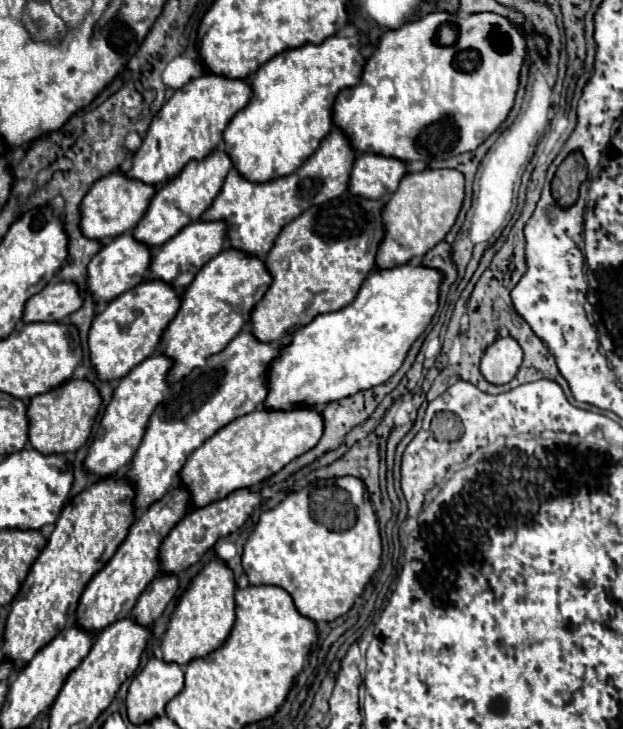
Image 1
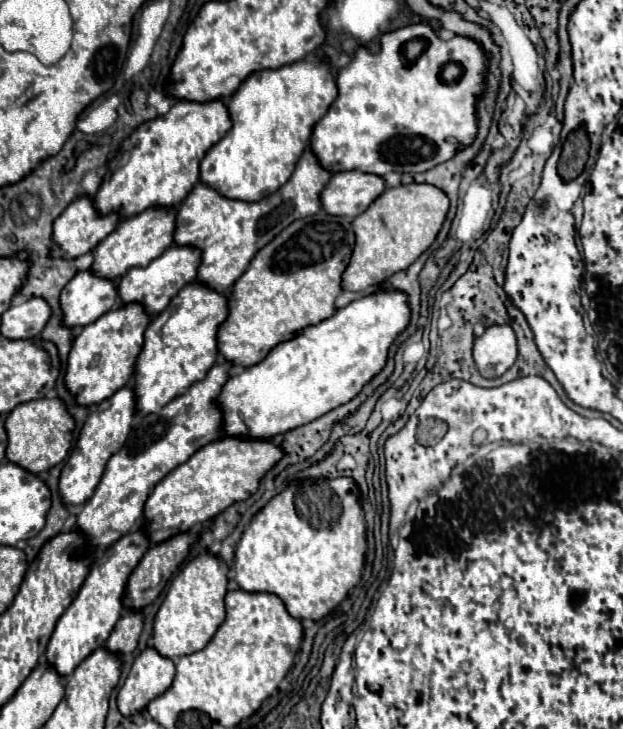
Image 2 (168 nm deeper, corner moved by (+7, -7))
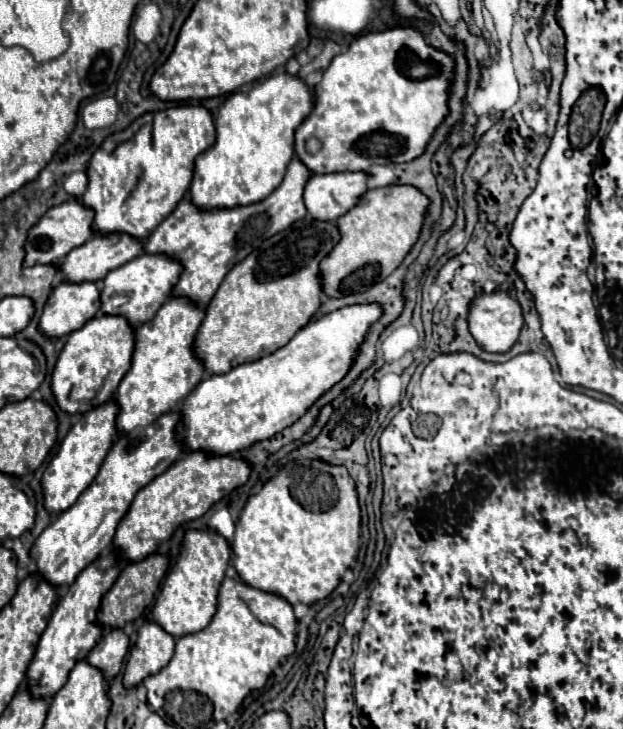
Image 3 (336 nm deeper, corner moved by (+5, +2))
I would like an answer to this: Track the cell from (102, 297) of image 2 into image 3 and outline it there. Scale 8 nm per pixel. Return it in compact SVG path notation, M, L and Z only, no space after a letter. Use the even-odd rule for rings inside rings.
M59 283L39 317L37 331L49 339L59 339L81 329L99 311L99 289L95 283Z

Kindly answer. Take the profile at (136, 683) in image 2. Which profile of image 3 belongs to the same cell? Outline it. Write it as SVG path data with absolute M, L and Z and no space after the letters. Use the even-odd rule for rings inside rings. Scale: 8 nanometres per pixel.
M147 621L137 631L137 641L129 653L123 685L135 687L147 675L155 675L161 671L173 657L175 639L157 623Z

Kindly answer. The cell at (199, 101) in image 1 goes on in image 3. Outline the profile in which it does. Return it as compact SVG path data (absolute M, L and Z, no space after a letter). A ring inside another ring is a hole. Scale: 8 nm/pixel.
M179 105L145 113L125 131L101 145L87 165L87 189L81 203L95 211L93 233L131 235L145 241L185 197L195 157L215 143L213 115L201 105Z

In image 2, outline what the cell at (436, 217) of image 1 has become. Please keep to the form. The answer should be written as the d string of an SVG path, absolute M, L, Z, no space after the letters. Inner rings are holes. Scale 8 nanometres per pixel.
M401 184L387 188L363 214L353 220L357 246L351 262L343 274L343 290L363 292L369 286L379 286L395 272L411 266L437 238L445 216L449 212L449 198L433 184Z

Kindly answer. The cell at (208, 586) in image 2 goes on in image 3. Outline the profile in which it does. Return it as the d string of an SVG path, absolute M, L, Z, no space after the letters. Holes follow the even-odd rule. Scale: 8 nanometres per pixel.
M189 529L181 541L179 557L167 573L153 605L153 619L173 637L197 633L209 625L217 609L217 591L231 561L231 547L213 529Z

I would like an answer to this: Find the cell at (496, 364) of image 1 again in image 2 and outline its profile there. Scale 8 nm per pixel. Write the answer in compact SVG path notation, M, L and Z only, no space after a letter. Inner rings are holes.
M491 326L475 338L475 366L483 378L503 376L517 360L517 340L511 326Z

